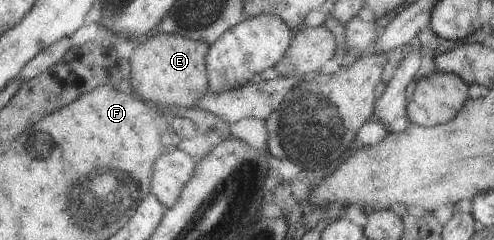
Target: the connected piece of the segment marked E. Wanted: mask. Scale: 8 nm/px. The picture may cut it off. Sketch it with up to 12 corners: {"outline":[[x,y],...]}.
{"outline":[[155,34],[128,58],[131,85],[155,106],[208,93],[209,44]]}

